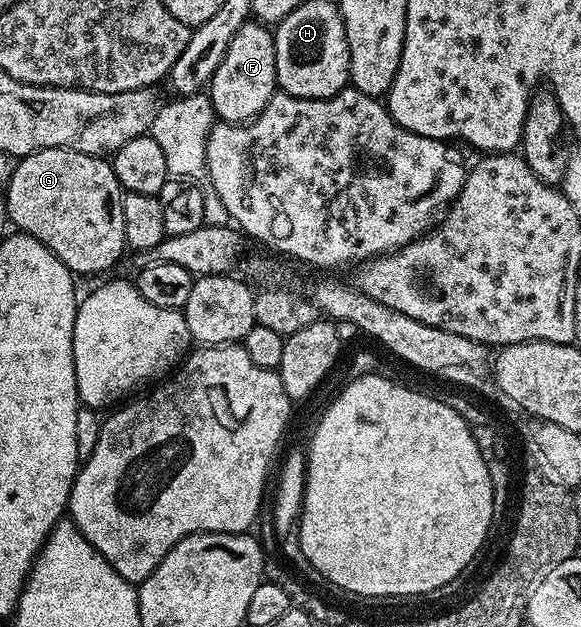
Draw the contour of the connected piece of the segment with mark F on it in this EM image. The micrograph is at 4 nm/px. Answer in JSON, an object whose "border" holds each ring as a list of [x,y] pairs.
{"border":[[[256,20],[247,21],[231,36],[231,44],[207,87],[216,117],[222,122],[251,122],[267,108],[271,96],[278,90],[273,30]]]}

